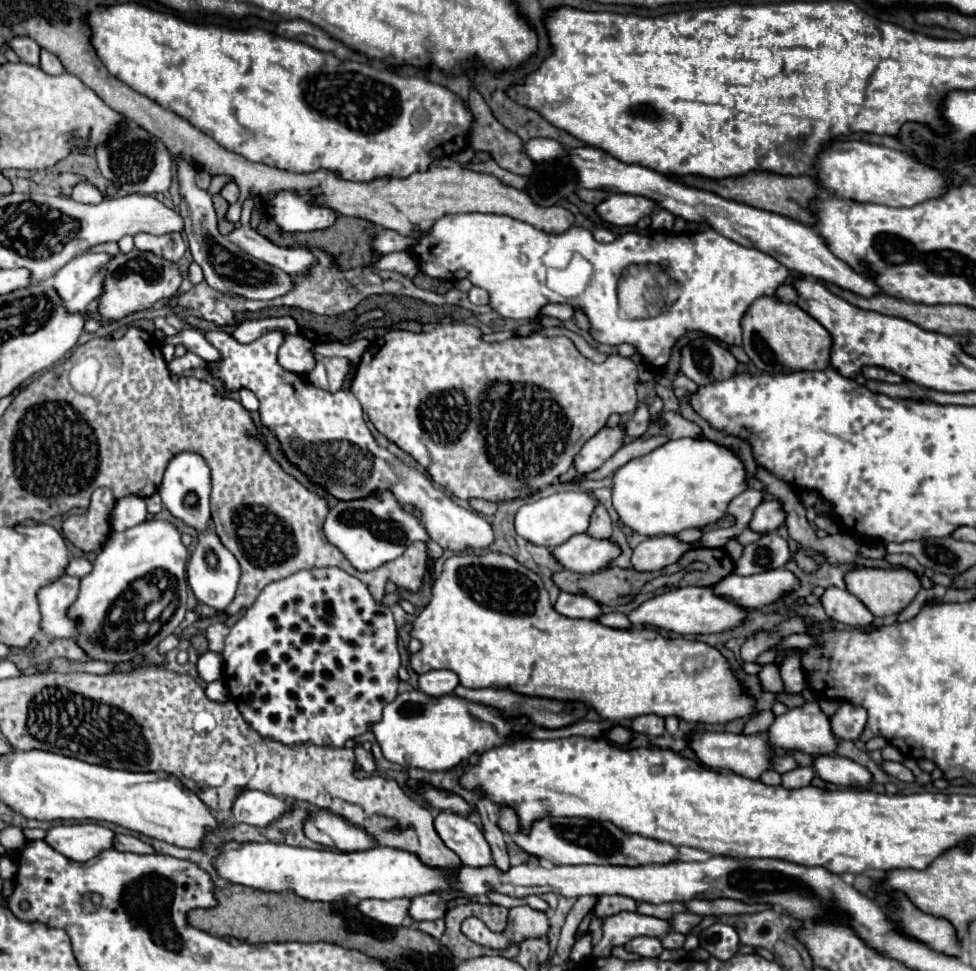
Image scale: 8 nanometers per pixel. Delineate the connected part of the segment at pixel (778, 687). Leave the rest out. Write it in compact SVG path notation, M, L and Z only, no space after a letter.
M766 664L766 666L758 672L758 680L760 680L762 690L766 690L766 692L782 692L782 690L784 690L780 672L776 670L774 664Z

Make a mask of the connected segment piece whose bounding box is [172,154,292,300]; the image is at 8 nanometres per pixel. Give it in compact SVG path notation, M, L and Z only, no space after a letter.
M172 154L172 160L178 166L178 188L180 188L180 204L178 212L184 220L184 232L188 236L190 252L194 262L198 262L204 270L206 282L226 294L238 294L250 300L272 300L278 296L284 296L288 290L292 290L292 280L282 270L276 270L274 266L268 266L266 262L256 262L256 258L248 258L238 246L232 246L220 232L218 232L218 218L212 206L212 198L206 190L196 186L196 170L190 162L186 162L180 154Z

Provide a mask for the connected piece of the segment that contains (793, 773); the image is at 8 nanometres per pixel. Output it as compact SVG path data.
M798 766L786 774L782 774L782 786L788 790L800 788L800 786L808 786L814 778L814 772L810 766Z

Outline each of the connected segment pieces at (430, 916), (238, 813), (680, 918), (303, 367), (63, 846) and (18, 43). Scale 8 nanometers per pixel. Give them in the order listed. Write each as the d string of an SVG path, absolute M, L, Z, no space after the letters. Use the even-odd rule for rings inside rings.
M434 892L432 894L424 894L424 896L416 896L416 898L412 898L410 914L418 922L444 918L444 914L446 914L446 902L438 894L434 894Z
M242 790L232 806L232 816L236 822L244 822L250 826L268 826L280 814L290 810L290 802L276 798L272 794L260 790Z
M680 912L680 914L674 914L672 920L670 920L670 926L674 932L682 932L682 934L688 934L694 926L698 926L702 920L702 916L694 914L694 912Z
M288 334L280 348L280 364L292 372L308 374L314 370L314 344L302 334Z
M58 824L46 830L44 842L70 860L86 862L100 850L112 848L112 834L100 824Z
M12 38L12 42L8 42L8 46L18 54L20 62L32 64L32 66L40 64L40 46L36 46L36 42L32 42L32 38Z

